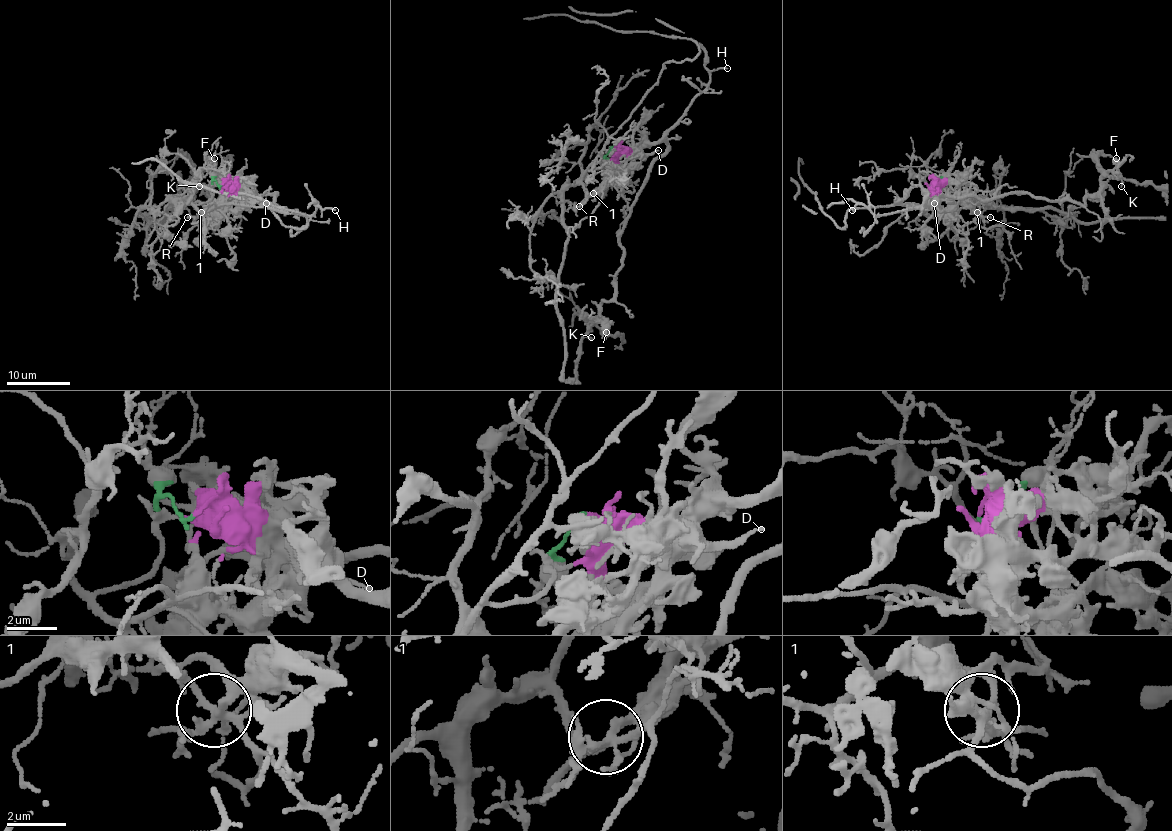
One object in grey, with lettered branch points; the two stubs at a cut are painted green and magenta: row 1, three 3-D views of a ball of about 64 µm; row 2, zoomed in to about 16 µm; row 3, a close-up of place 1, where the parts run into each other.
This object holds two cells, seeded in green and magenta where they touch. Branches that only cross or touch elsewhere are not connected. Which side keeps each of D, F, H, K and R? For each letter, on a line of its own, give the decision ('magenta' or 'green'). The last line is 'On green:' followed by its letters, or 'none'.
D: magenta
F: magenta
H: magenta
K: magenta
R: magenta
On green: none

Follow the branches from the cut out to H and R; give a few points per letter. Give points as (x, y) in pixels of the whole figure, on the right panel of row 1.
H: (931, 185), (934, 186), (924, 205), (874, 215), (856, 204), (852, 210)
R: (931, 185), (932, 182), (962, 180), (967, 186), (965, 200), (981, 216), (990, 218)

